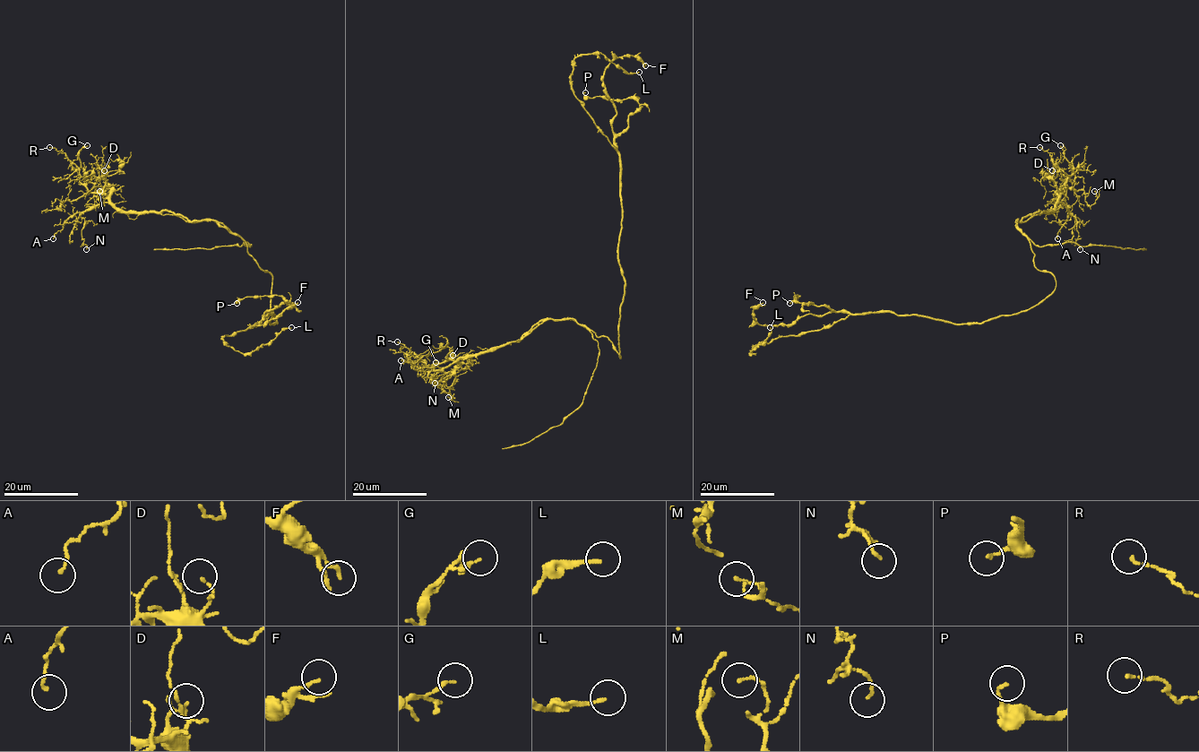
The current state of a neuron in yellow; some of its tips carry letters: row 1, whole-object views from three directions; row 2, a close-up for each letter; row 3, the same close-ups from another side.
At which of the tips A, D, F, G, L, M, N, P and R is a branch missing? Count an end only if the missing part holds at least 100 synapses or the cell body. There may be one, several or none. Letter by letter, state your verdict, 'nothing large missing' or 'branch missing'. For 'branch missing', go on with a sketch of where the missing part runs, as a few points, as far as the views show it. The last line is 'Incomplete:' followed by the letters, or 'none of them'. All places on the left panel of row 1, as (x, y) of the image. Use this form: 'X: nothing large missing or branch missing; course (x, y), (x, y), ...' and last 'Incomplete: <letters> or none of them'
A: nothing large missing
D: nothing large missing
F: nothing large missing
G: nothing large missing
L: nothing large missing
M: nothing large missing
N: nothing large missing
P: nothing large missing
R: nothing large missing
Incomplete: none of them

